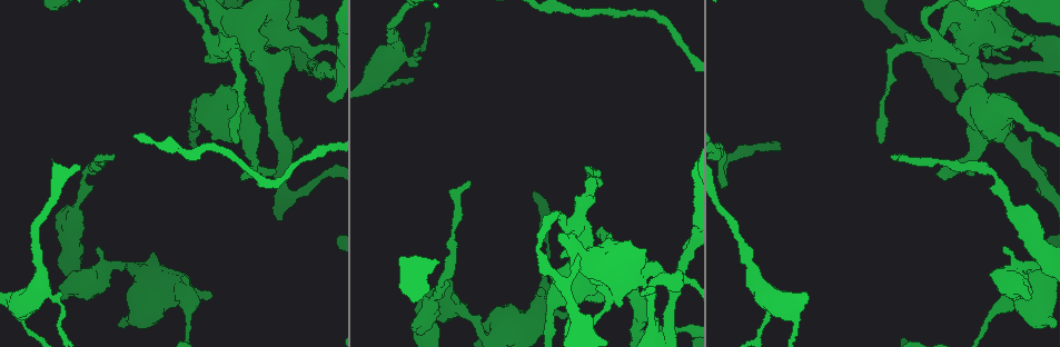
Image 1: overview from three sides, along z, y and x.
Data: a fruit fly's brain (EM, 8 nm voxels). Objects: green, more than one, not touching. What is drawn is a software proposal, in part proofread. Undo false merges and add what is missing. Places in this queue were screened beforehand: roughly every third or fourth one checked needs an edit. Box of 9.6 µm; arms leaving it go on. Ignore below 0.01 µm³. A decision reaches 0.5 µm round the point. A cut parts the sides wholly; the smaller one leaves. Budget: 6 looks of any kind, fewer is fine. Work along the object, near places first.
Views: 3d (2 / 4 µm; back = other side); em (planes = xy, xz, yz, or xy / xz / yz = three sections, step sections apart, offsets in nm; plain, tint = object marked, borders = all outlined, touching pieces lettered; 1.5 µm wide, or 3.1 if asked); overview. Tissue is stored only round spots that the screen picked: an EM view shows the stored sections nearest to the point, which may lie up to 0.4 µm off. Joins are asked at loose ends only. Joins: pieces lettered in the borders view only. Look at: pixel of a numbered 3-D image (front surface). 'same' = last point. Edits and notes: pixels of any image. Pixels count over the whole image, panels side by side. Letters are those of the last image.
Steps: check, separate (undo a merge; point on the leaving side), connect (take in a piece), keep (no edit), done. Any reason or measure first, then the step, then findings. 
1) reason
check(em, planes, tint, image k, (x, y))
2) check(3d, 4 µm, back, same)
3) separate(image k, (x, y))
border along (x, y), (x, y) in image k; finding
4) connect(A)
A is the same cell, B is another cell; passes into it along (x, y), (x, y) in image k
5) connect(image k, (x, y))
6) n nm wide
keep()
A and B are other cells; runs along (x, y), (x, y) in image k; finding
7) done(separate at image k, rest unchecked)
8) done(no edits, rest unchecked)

branch stops here
check(3d, 4 µm, image 1, (937, 172))

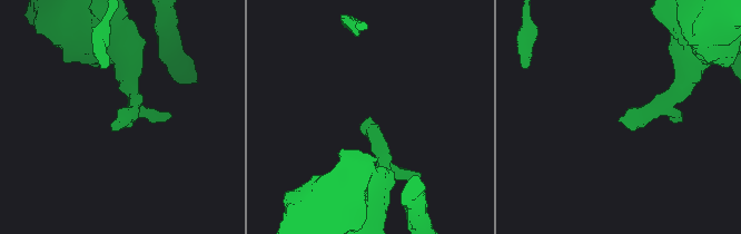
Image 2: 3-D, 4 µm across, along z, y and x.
check(em, planes, borders, image 2, (117, 119))

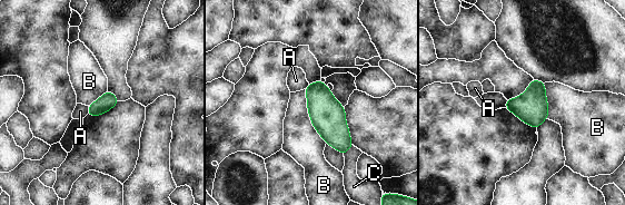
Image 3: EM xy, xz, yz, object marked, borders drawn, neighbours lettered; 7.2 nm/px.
B touches over 420 nm
keep()
A, B and C are other cells; border along (304, 89), (309, 120), (326, 143) in image 3; no lettered piece goes on from it

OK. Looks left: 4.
stops while still wide
check(3d, 2 µm, image 1, (208, 297))

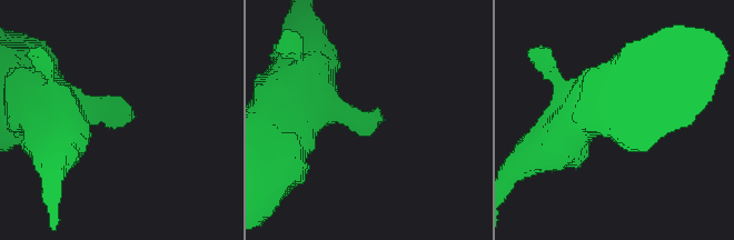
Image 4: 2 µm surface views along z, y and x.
shape alone is not enough
check(em, planes, borders, image 4, (379, 121))

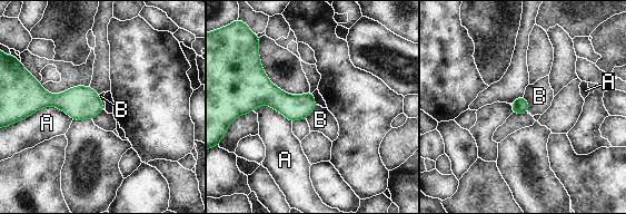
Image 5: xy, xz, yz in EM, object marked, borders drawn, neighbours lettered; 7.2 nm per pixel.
keep()
A and B are other cells; border along (523, 96), (527, 101), (528, 112) in image 5; no lettered piece goes on from it

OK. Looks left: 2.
abrupt turn
check(em, planes, borders, image 1, (925, 16))

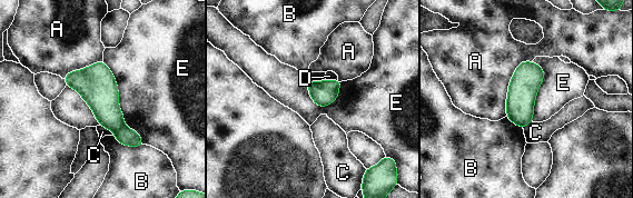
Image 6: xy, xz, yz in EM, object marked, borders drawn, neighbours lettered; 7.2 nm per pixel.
separate(image 6, (104, 99))
A, B, C, D and E are other cells; a second neuron is stuck on

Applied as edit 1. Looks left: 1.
done(separate at image 6, rest unchecked)

